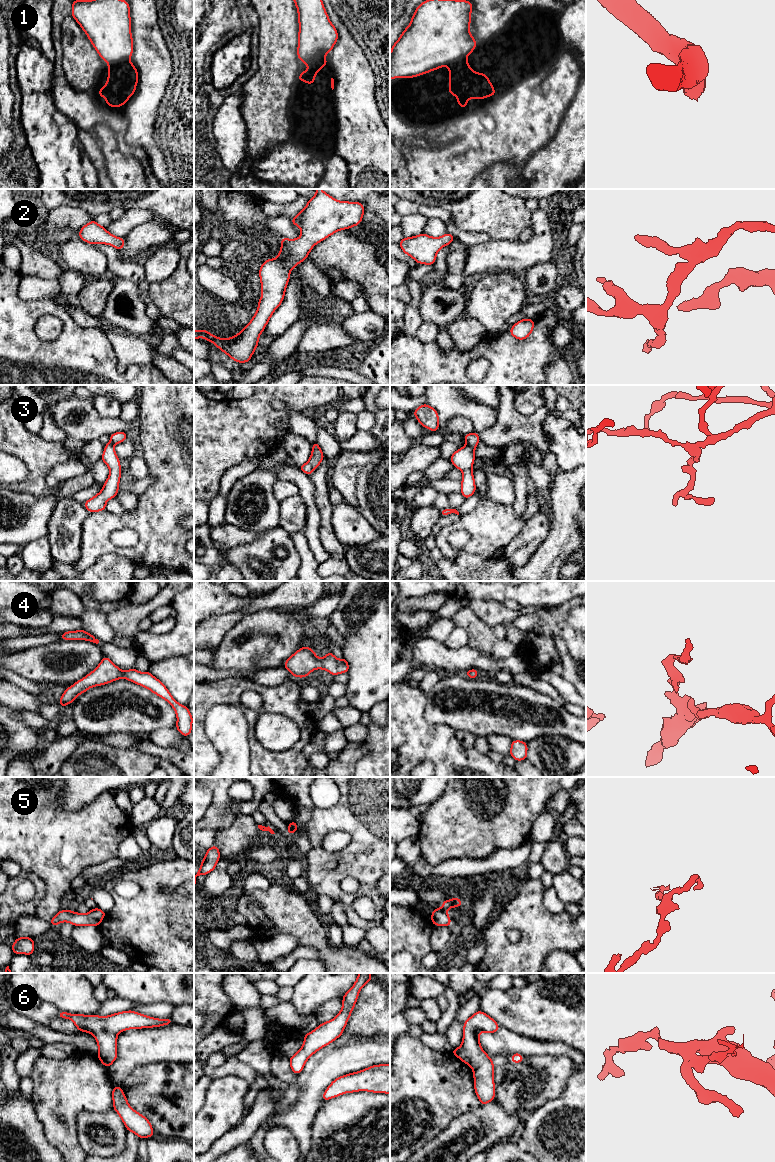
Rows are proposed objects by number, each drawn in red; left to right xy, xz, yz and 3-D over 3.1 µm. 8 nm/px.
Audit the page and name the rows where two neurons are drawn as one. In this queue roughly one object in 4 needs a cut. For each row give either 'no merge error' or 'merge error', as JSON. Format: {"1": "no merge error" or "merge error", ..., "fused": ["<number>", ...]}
{"1": "merge error", "2": "no merge error", "3": "no merge error", "4": "no merge error", "5": "merge error", "6": "no merge error", "fused": ["1", "5"]}

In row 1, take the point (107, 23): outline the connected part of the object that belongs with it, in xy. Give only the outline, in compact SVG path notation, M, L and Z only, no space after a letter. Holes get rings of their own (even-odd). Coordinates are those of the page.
M73 0L71 16L109 65L132 56L130 6L126 0Z

